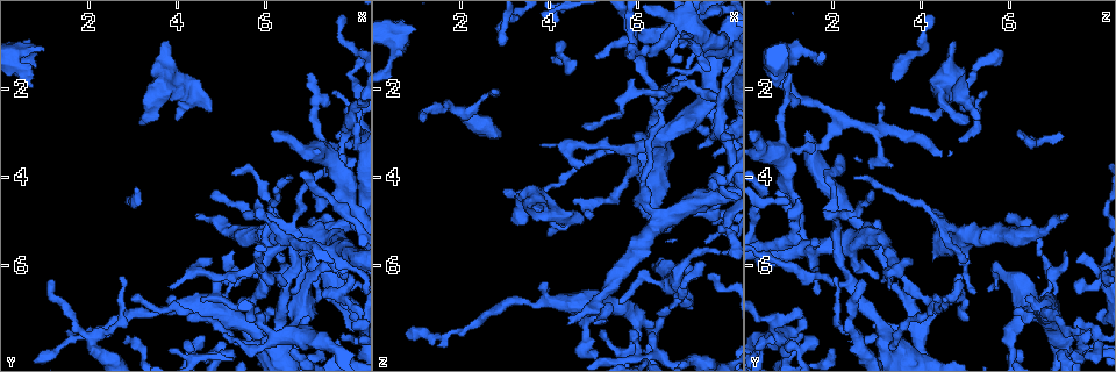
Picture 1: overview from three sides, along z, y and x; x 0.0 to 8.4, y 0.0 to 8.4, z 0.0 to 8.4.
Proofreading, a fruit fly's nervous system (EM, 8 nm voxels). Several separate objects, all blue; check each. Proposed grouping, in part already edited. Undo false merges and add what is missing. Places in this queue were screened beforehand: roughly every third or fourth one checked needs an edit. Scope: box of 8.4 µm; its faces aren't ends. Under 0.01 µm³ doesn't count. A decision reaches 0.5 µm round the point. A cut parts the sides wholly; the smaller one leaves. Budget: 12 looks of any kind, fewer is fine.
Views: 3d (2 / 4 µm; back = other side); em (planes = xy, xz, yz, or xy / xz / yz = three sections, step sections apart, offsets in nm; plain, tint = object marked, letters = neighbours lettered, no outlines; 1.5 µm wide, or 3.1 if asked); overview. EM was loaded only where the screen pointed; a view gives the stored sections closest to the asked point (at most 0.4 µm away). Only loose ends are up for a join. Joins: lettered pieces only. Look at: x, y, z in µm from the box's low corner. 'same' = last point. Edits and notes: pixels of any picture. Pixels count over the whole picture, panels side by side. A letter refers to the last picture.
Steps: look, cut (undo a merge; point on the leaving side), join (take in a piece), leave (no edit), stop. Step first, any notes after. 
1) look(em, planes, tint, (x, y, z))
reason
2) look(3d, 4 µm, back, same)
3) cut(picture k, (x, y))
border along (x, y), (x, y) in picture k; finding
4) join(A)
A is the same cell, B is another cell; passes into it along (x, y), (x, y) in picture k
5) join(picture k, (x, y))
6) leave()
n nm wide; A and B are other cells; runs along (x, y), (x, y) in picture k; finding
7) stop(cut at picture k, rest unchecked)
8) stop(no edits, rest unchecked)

look(em, planes, tint, (2.70, 6.30, 2.00))
thin end

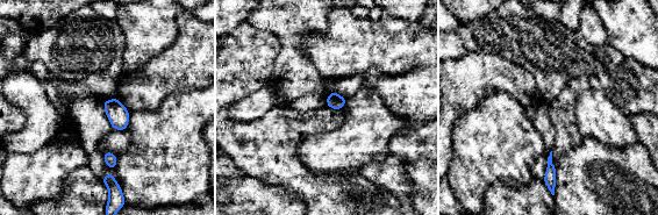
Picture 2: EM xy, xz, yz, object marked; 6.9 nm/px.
look(em, planes, letters, same)

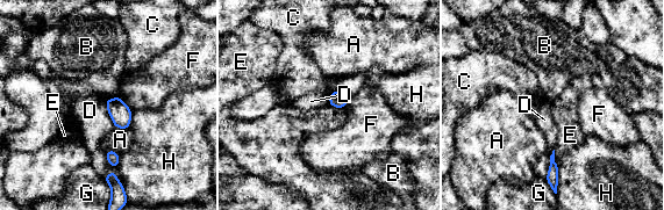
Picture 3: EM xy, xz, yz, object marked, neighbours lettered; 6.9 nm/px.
leave()
110 nm wide; A, B, C, D, E, F, G and H are other cells; border along (336, 89), (328, 94) in picture 3; no lettered piece goes on from it

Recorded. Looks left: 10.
look(3d, 2 µm, (6.45, 6.45, 2.45))
three-way junction

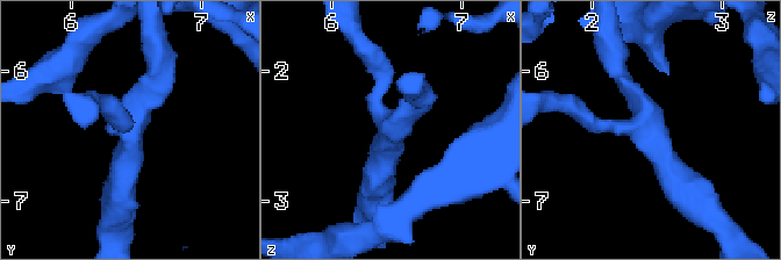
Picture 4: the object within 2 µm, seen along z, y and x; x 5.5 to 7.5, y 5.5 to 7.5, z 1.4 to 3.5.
look(em, planes, tint, (6.48, 6.46, 2.42))

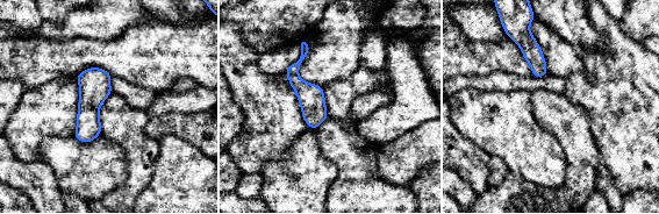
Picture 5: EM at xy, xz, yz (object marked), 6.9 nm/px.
look(em, planes, letters, same)

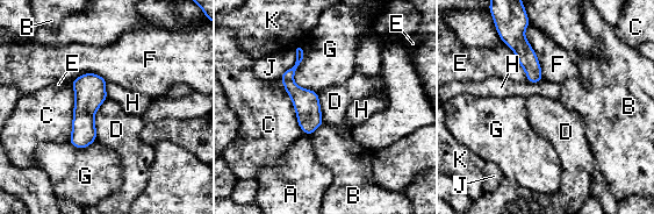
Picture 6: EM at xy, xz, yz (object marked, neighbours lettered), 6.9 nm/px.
leave()
C touches over 400 nm; A, B, C, D, E, F, G, H, J and K are other cells; all the same neuron

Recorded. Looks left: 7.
look(3d, 2 µm, (7.95, 2.40, 3.75))
tapers out

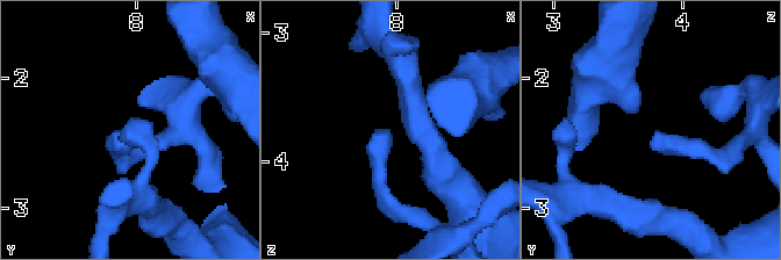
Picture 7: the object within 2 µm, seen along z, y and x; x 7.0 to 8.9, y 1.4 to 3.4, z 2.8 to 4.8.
look(em, yz, step 8, tint, (7.90, 2.42, 3.76))

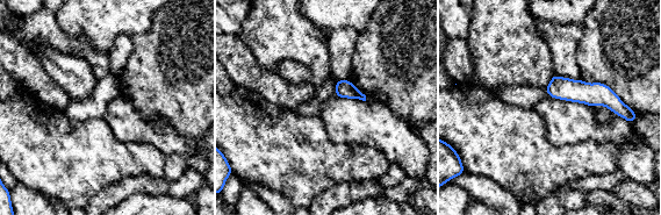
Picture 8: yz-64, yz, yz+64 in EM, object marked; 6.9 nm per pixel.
look(em, planes, letters, same)
another direction

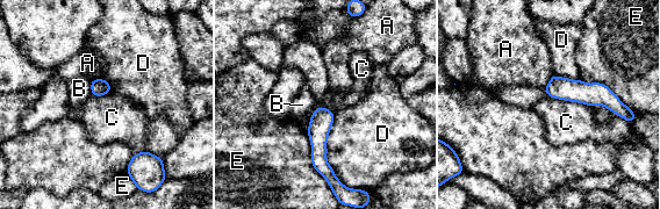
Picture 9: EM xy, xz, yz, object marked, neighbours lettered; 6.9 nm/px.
leave()
A, B, C, D and E are other cells; runs along (547, 91), (600, 94), (612, 103) in picture 9; none of them fits

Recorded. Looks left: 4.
look(em, xz, step 8, tint, (3.80, 0.95, 4.75))
free end

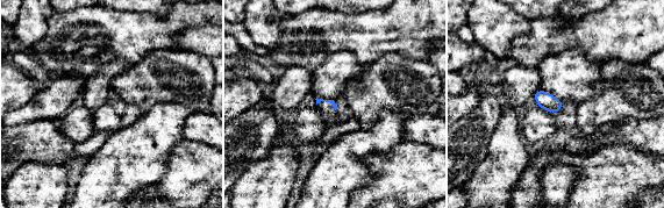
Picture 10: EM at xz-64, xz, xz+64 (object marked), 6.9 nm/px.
look(em, planes, letters, same)

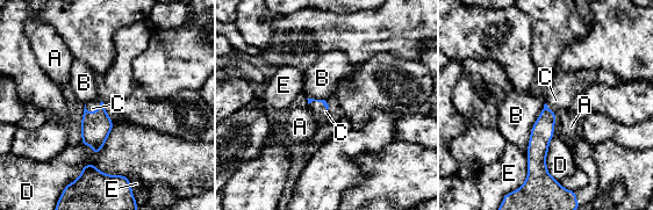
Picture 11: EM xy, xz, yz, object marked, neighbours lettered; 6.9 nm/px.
join(C)
D touches over 380 nm; C is the same cell, A, B, D and E are other cells; passes into it along (95, 127), (97, 110), (92, 107) in picture 11; it goes on there

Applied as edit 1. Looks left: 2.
look(em, xz, step 8, tint, (4.00, 2.70, 5.30))
free end

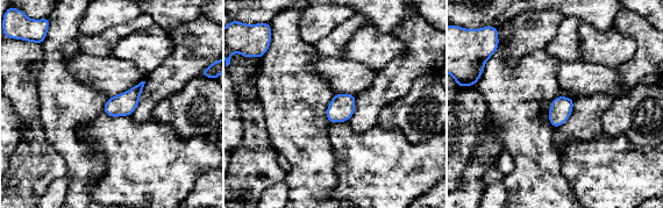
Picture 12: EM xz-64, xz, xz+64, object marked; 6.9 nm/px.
look(em, xz, step 8, letters, same)

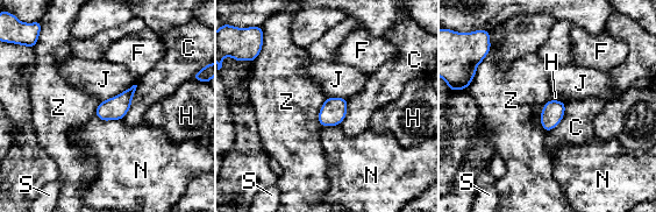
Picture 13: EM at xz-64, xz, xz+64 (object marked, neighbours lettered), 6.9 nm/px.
leave()
J touches over 300 nm; C, F, H, J, N, S and Z are other cells; none of them fits

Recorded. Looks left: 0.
stop(join at picture 11, rest unchecked)

